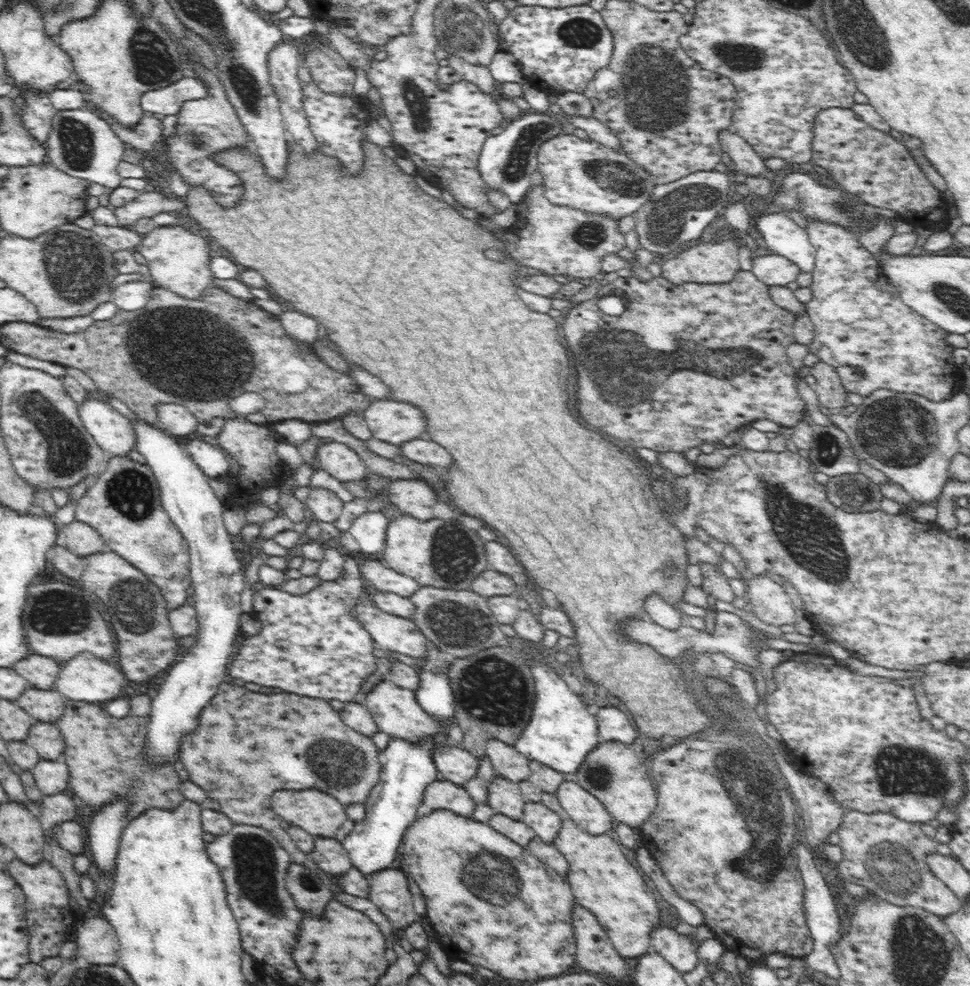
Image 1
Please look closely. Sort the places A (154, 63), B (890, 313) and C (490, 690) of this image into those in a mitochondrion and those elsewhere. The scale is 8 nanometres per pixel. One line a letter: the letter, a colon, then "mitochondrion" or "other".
A: mitochondrion
B: other
C: mitochondrion

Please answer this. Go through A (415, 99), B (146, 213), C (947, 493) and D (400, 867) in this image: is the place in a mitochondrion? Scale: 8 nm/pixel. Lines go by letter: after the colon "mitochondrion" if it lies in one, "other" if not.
A: mitochondrion
B: other
C: other
D: other

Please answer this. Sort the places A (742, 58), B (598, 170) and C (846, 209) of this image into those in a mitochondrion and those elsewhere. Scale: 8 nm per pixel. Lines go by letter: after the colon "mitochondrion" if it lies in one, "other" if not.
A: mitochondrion
B: mitochondrion
C: mitochondrion

